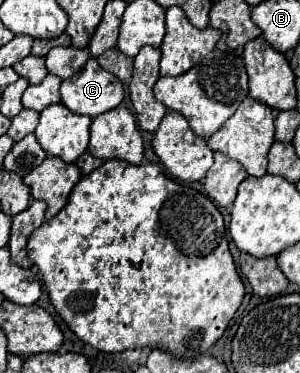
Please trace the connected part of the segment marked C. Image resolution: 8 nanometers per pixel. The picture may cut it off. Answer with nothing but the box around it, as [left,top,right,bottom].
[61,57,123,117]

